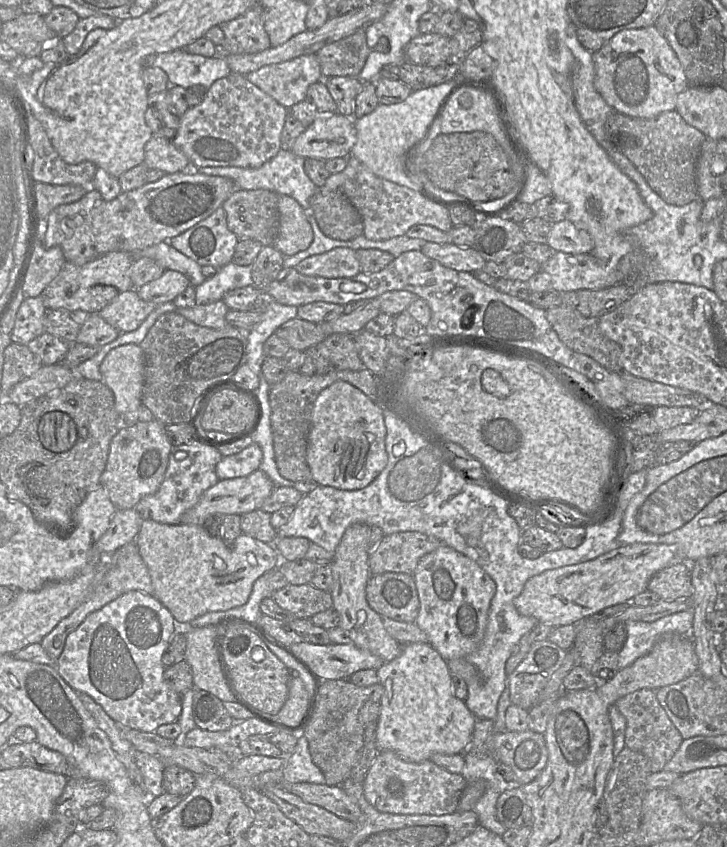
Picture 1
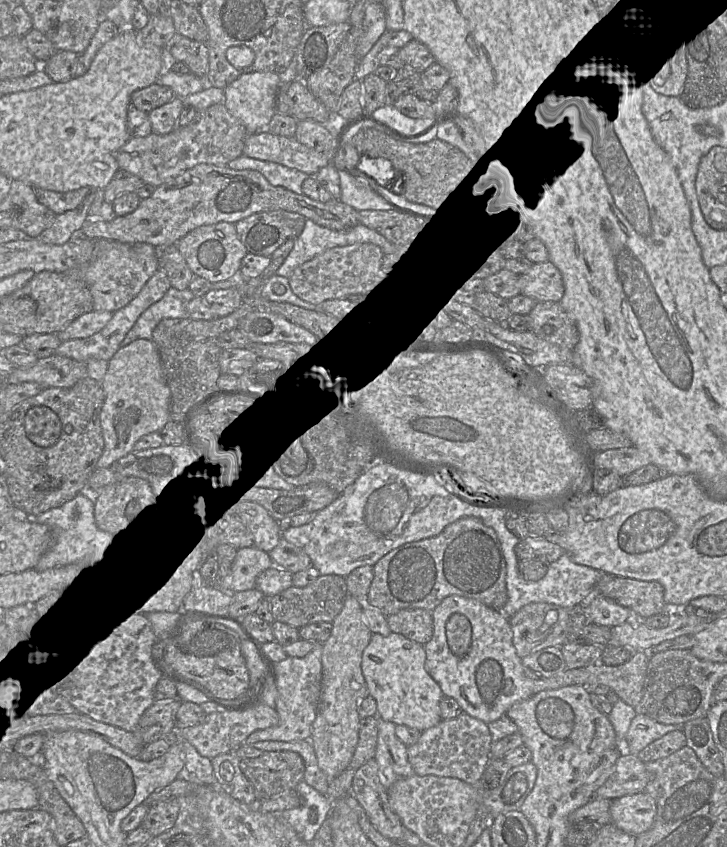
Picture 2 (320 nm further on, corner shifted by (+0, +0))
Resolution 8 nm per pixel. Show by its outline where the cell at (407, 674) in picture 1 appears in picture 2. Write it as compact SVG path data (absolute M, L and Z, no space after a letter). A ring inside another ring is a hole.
M391 632L388 636L374 633L362 653L361 670L366 681L368 695L376 701L377 717L395 725L405 725L420 732L441 720L439 702L444 696L440 686L425 670L426 653L424 646L401 634Z

